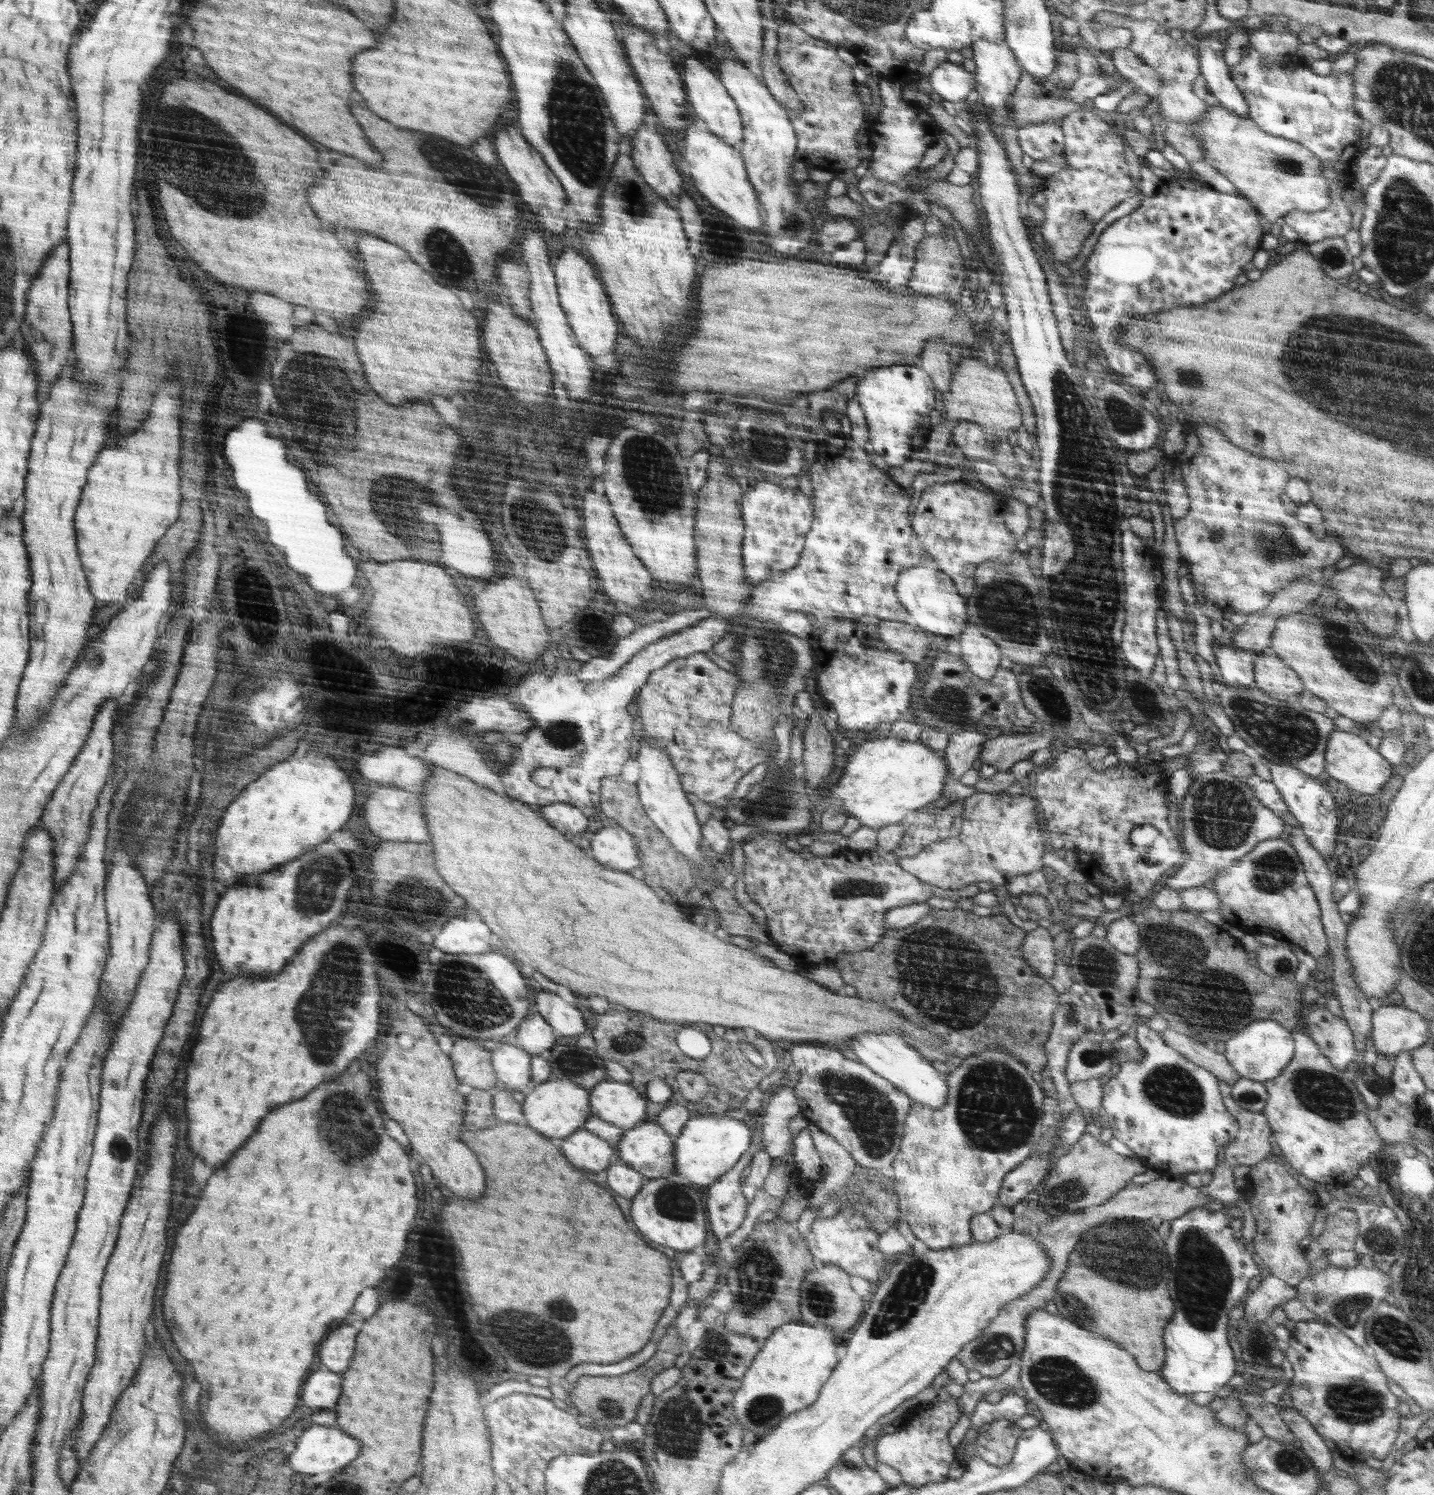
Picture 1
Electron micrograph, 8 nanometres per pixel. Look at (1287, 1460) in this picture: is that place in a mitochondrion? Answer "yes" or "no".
yes

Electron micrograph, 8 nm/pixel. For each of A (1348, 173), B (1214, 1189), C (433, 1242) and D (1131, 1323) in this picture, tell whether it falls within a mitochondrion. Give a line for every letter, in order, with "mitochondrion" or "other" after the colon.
A: other
B: other
C: mitochondrion
D: other

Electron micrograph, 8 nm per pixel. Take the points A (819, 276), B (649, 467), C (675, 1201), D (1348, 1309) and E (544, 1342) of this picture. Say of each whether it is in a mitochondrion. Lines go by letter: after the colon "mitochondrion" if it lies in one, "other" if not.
A: other
B: mitochondrion
C: mitochondrion
D: mitochondrion
E: mitochondrion

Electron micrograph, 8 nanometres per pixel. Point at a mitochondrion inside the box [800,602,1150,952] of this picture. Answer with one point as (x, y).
(1051, 699)

